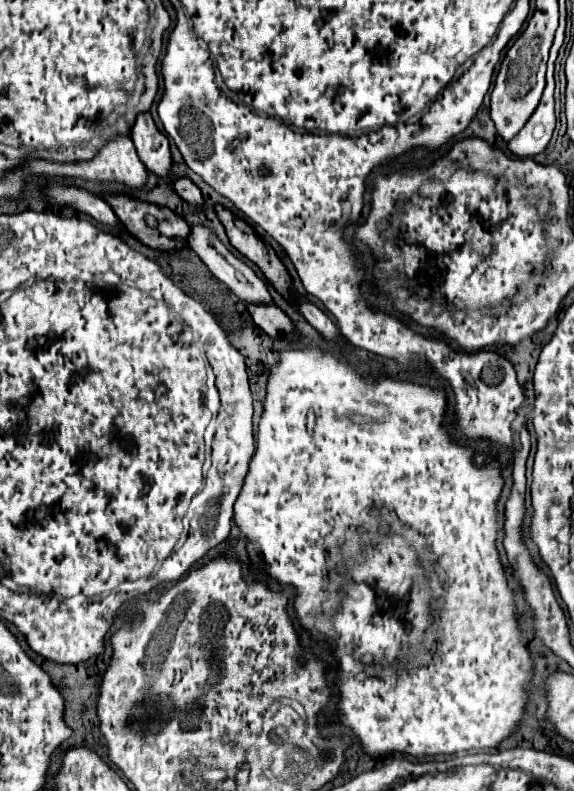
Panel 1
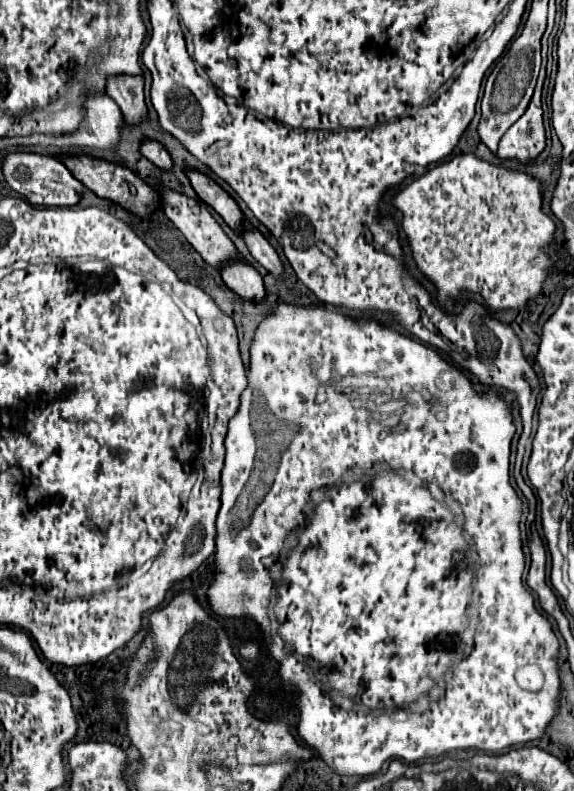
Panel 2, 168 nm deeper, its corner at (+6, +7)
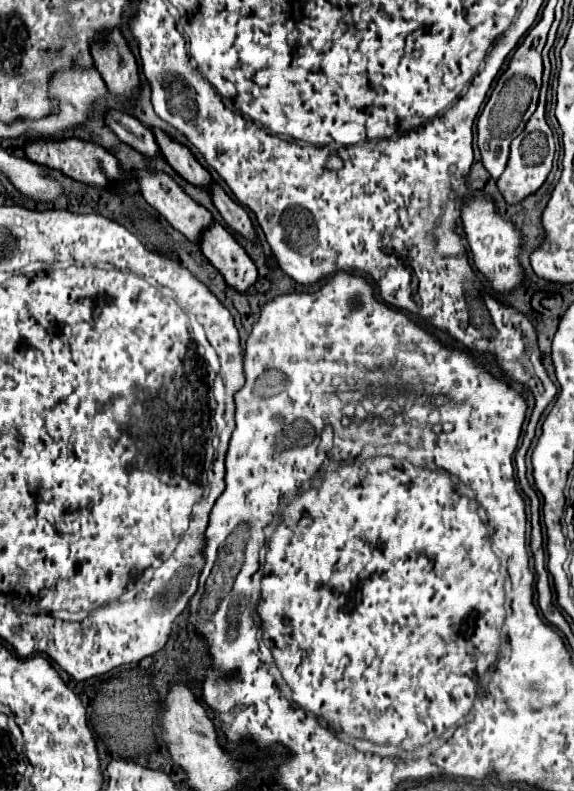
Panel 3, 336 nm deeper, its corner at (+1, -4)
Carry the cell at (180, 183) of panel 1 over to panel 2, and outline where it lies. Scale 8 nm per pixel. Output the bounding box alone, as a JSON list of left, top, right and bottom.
[141,141,173,171]

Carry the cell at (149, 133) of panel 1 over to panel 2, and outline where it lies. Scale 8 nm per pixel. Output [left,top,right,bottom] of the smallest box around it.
[107,77,147,125]

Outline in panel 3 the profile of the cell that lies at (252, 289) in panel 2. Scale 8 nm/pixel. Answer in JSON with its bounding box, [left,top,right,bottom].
[198,220,258,292]

